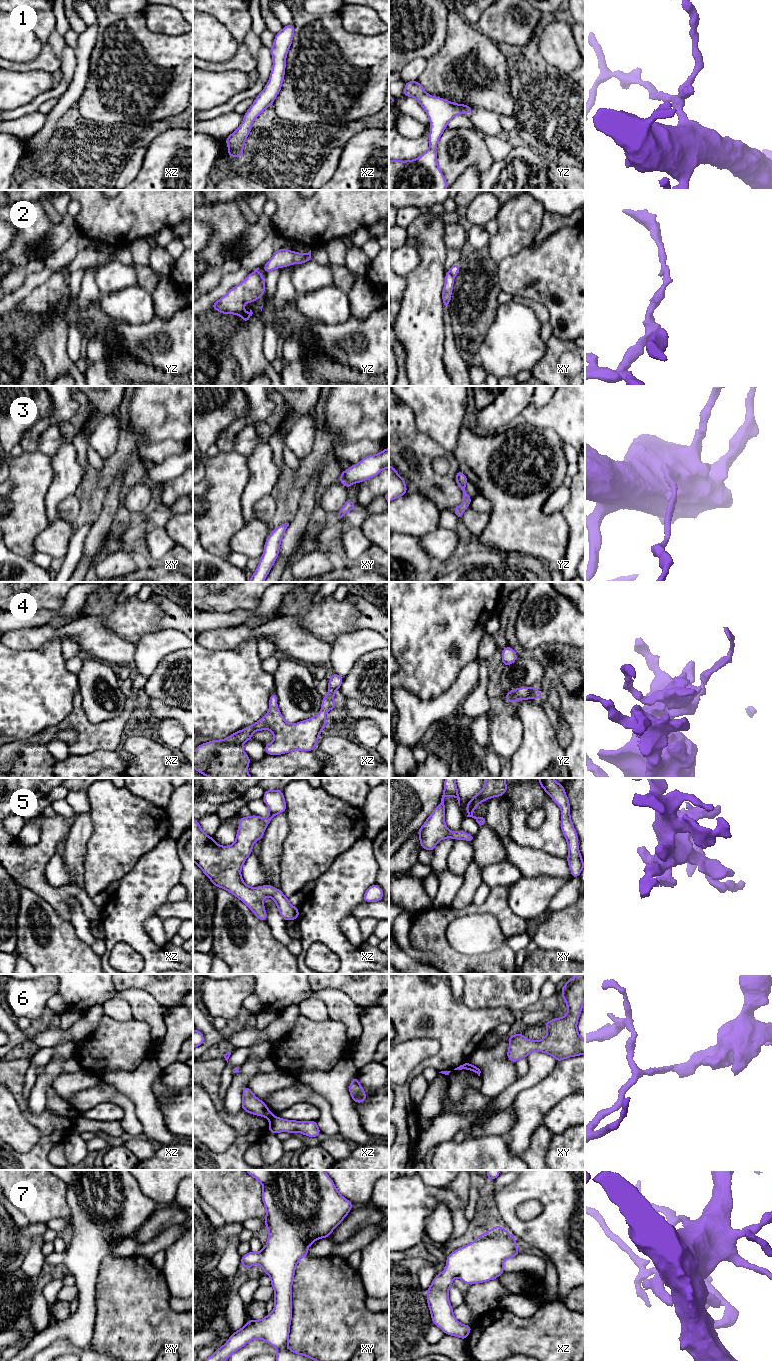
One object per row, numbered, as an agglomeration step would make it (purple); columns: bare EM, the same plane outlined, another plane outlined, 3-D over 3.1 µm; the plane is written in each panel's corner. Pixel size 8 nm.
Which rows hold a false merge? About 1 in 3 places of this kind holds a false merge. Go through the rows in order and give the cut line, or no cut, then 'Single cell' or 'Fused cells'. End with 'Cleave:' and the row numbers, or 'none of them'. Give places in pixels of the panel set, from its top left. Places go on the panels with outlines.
1: No split. Single cell
2: Split along xy (449, 271), (454, 275). Fused cells
3: No split. Single cell
4: No split. Single cell
5: No split. Single cell
6: Split along xy (469, 1064), (466, 1068). Fused cells
7: No split. Single cell
Cleave: 2, 6

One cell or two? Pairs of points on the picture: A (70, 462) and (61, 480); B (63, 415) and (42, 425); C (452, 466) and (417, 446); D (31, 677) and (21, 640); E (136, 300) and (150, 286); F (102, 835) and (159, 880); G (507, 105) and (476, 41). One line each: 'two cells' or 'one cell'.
A: one cell
B: two cells
C: one cell
D: two cells
E: two cells
F: two cells
G: one cell

